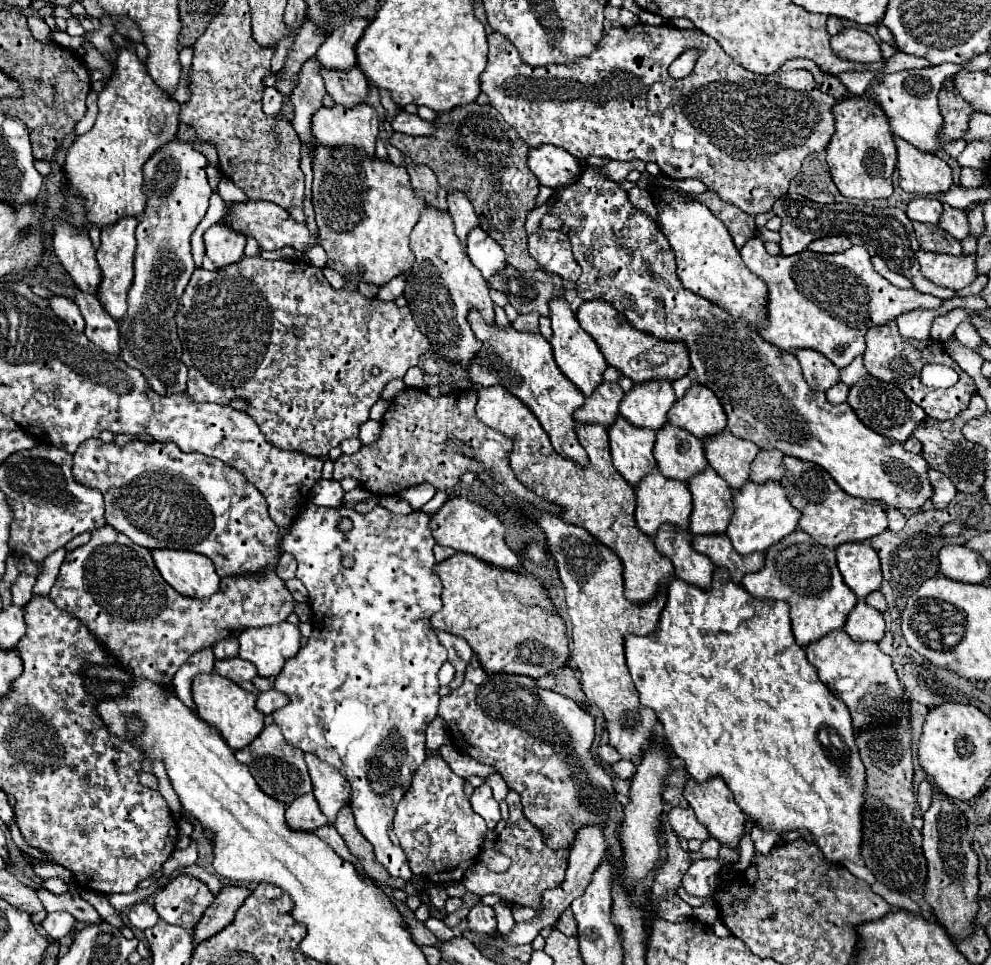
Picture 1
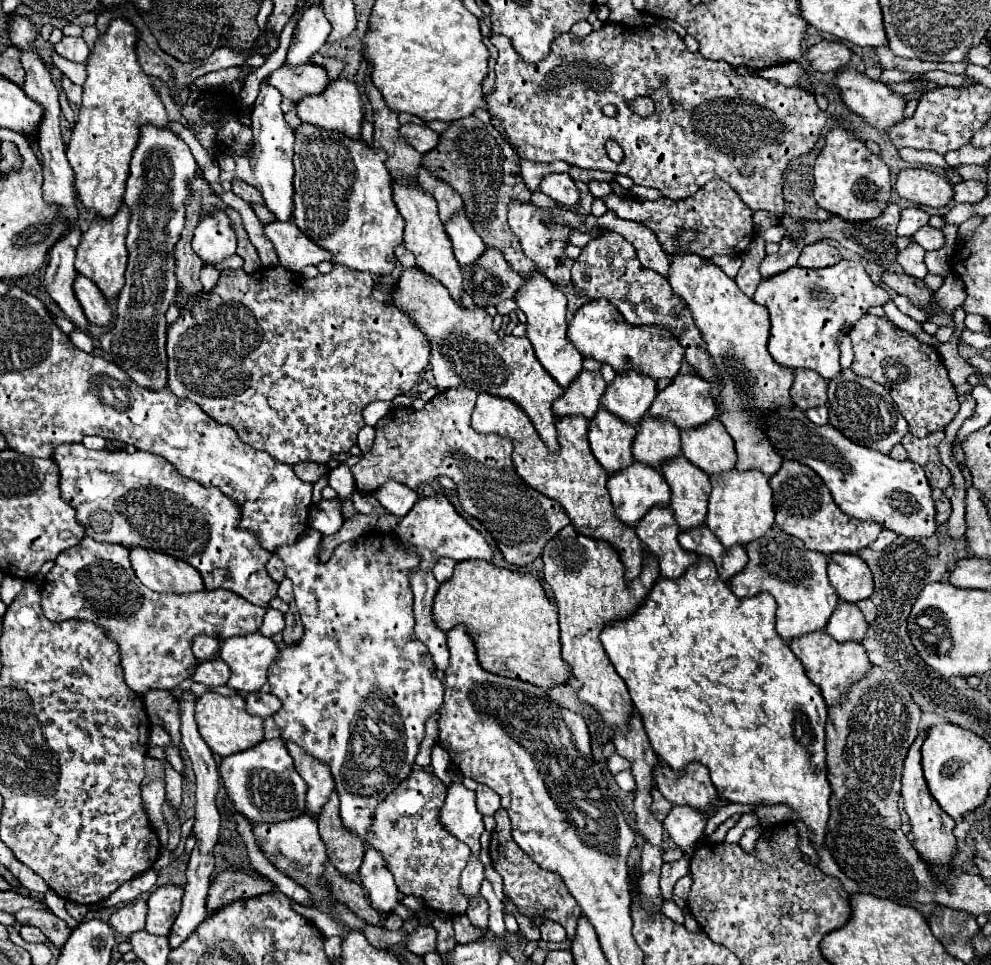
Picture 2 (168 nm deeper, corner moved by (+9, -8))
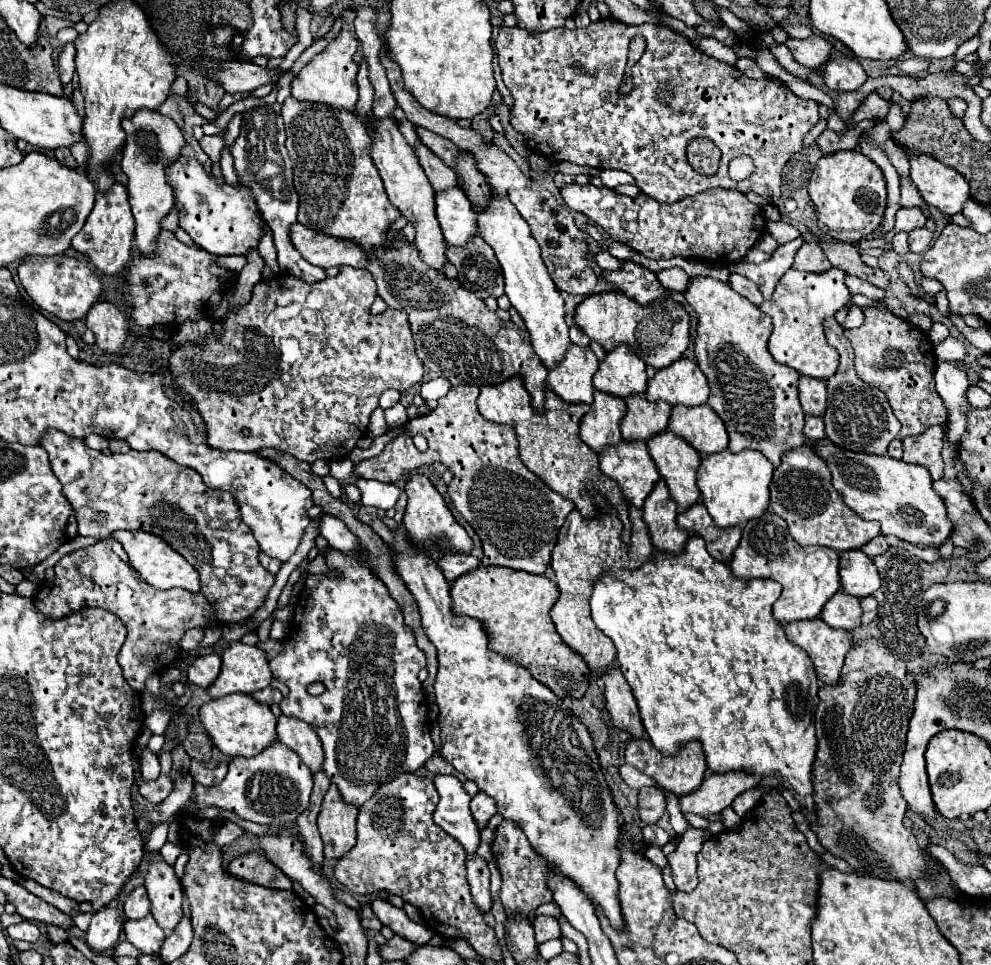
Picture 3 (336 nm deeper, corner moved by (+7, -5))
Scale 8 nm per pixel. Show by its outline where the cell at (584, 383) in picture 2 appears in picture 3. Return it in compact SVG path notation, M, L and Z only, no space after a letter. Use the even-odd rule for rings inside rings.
M570 345L562 361L548 369L548 387L566 403L592 403L592 377L598 369L598 357L590 347Z

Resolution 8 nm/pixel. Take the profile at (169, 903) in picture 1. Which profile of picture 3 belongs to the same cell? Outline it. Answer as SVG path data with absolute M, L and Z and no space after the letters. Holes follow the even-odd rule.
M152 861L144 885L150 897L150 913L154 915L166 937L170 937L178 921L184 917L184 893L180 881L174 875L174 869L164 861Z

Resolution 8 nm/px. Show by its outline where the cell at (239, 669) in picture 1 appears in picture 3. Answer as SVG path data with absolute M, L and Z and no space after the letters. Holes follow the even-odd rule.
M220 655L196 657L192 661L192 665L188 667L188 679L190 679L190 683L194 683L198 687L210 687L210 683L220 673L220 663L222 663Z

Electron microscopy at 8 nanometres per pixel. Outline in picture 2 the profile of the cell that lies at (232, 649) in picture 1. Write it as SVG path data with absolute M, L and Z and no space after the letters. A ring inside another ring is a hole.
M198 636L192 644L192 652L198 660L212 660L218 656L220 652L220 642L216 638L210 638L210 636Z

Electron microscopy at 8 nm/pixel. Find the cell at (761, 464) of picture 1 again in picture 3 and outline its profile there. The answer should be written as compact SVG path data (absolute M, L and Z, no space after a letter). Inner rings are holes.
M694 277L688 291L684 293L686 301L698 313L698 335L694 341L696 347L696 361L700 371L706 375L710 385L710 399L708 405L720 415L726 425L730 443L730 451L744 451L756 449L766 455L766 459L778 467L780 455L788 449L794 449L806 441L802 427L804 427L804 411L798 401L798 371L790 367L778 365L772 355L768 353L768 337L772 333L772 319L764 315L756 305L748 299L738 295L730 285L710 279L710 277Z

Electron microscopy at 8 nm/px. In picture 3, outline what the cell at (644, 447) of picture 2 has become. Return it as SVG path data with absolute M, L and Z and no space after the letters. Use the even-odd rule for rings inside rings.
M644 395L638 399L626 399L626 415L622 417L622 439L650 439L668 427L670 405L666 401L650 403Z

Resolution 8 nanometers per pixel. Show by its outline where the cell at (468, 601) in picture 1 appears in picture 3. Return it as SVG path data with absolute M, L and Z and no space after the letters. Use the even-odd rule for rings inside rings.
M478 567L450 587L452 613L478 619L490 637L490 651L524 665L532 677L550 687L554 695L580 699L590 683L590 667L558 635L548 611L558 599L558 587L532 573L506 567Z

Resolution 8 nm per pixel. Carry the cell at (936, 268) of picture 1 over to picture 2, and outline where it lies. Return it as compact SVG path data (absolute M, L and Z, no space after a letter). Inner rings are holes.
M910 244L906 250L902 250L898 256L898 264L906 274L916 278L924 278L928 274L928 268L924 264L924 248L918 244Z

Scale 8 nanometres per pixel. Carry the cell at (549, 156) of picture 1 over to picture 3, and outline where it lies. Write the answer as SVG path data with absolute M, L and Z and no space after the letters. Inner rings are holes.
M566 185L560 191L572 211L588 215L612 241L624 243L648 259L684 257L730 265L746 257L766 225L762 209L750 203L744 193L730 189L712 189L674 203L660 203L644 193L626 197L614 189L594 185Z

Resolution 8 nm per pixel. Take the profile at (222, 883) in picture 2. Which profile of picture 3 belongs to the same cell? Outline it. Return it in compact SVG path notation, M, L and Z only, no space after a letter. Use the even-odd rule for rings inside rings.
M250 851L236 857L228 865L228 871L256 885L272 889L292 889L292 879L286 877L284 871L278 871L278 867L274 867L274 863L270 863L270 859L266 859L266 855L258 851Z

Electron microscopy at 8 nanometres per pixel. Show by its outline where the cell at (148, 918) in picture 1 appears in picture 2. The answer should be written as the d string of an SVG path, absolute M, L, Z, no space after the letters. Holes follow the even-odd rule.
M136 898L136 900L120 906L110 916L110 926L122 936L130 936L138 930L144 930L144 926L146 926L146 902L142 898Z

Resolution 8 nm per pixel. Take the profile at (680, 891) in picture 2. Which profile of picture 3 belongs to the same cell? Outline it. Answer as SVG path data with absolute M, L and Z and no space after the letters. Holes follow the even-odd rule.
M688 827L678 837L676 851L668 855L668 863L672 867L672 877L678 891L692 891L696 887L696 855L708 837L712 837L710 829L696 827Z

